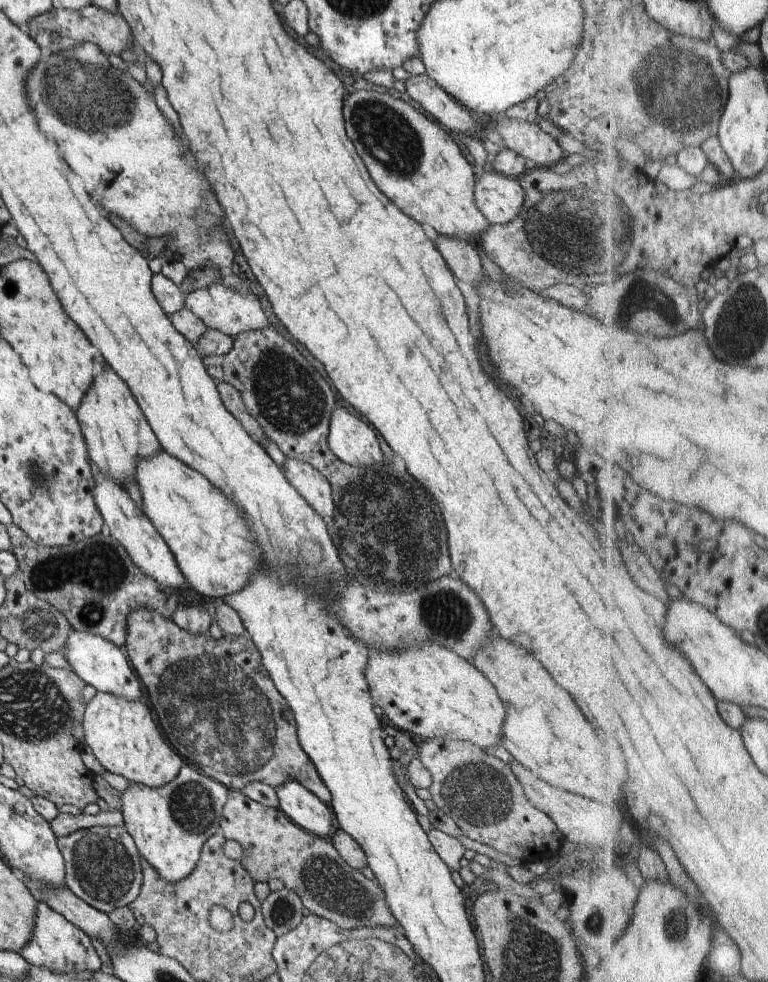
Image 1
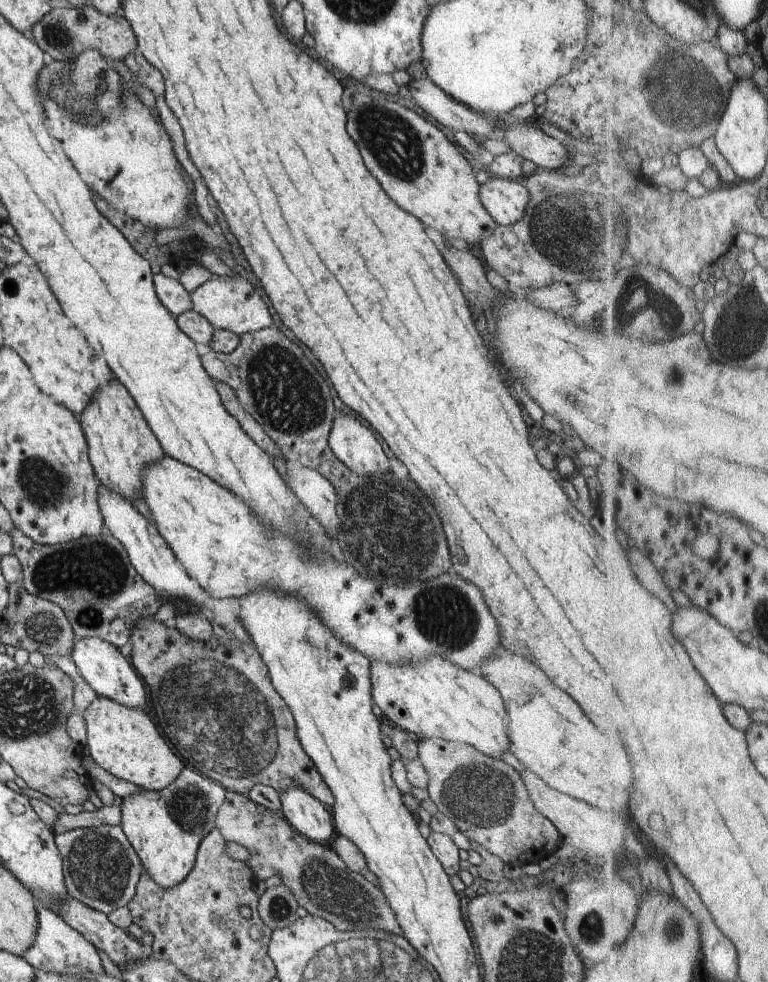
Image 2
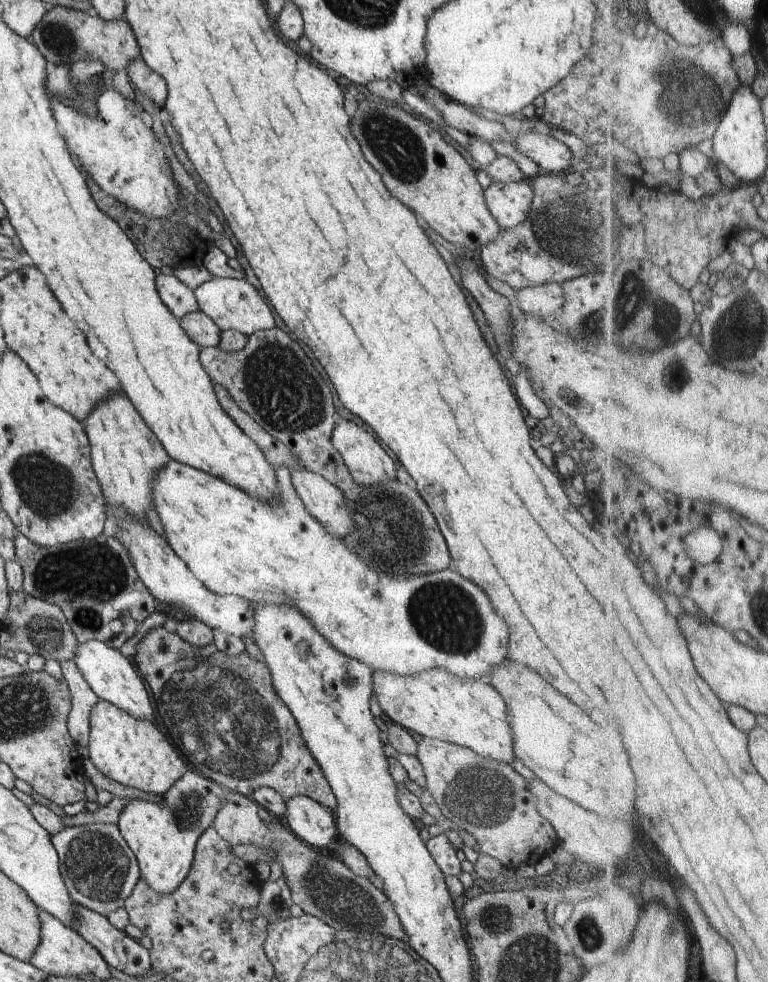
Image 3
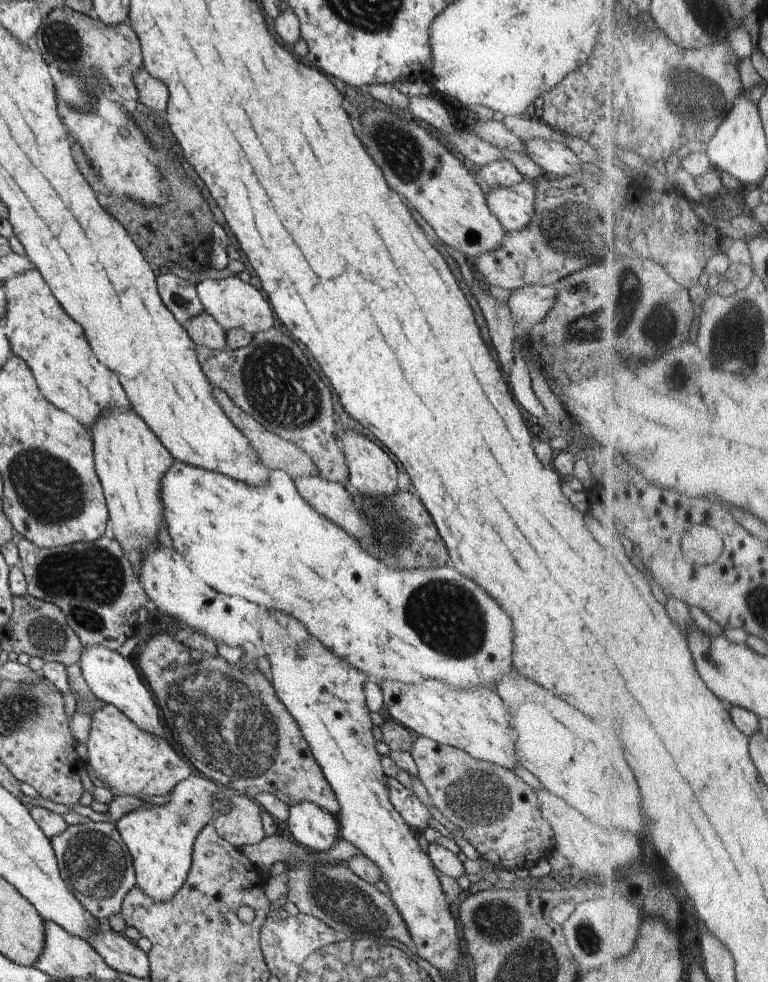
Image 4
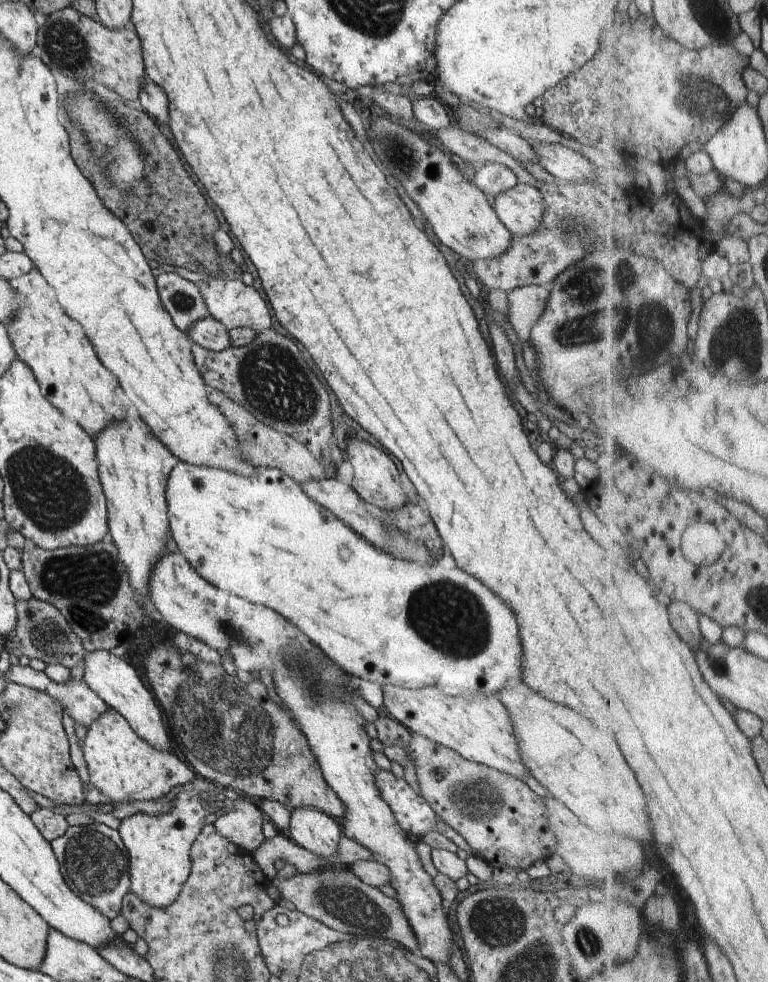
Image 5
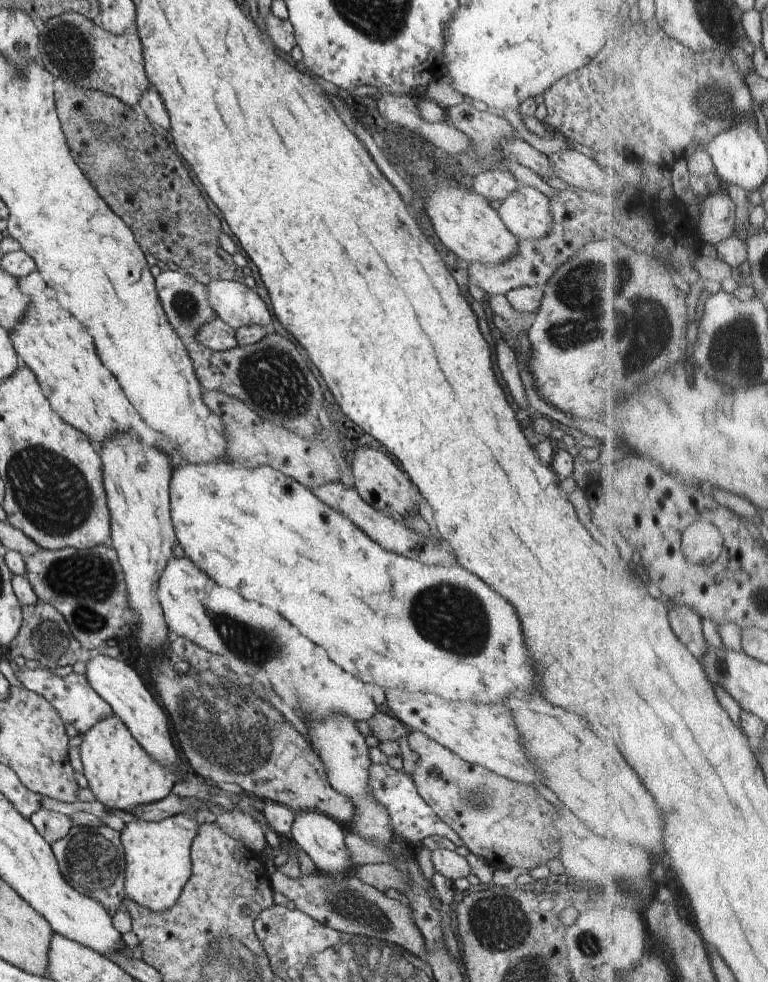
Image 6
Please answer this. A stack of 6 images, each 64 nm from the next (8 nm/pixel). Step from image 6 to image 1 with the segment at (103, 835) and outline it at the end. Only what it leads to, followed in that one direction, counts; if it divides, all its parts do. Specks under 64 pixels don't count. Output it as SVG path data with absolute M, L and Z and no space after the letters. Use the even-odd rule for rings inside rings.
M125 825L94 826L77 835L69 834L61 839L60 849L65 858L65 886L86 904L110 914L116 908L129 906L141 894L141 854Z

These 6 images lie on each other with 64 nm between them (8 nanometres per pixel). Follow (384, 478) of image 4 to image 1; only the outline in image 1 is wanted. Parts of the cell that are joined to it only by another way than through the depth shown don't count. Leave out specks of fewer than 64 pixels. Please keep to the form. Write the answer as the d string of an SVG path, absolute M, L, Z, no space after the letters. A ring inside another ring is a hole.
M342 406L330 416L328 446L342 462L352 466L373 466L384 460L374 430Z

